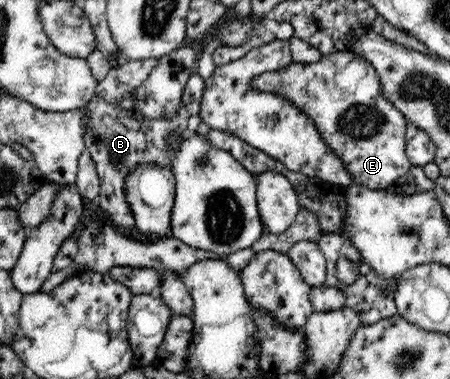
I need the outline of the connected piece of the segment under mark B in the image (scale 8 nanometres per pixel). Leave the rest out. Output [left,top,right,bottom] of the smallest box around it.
[81,73,204,228]

